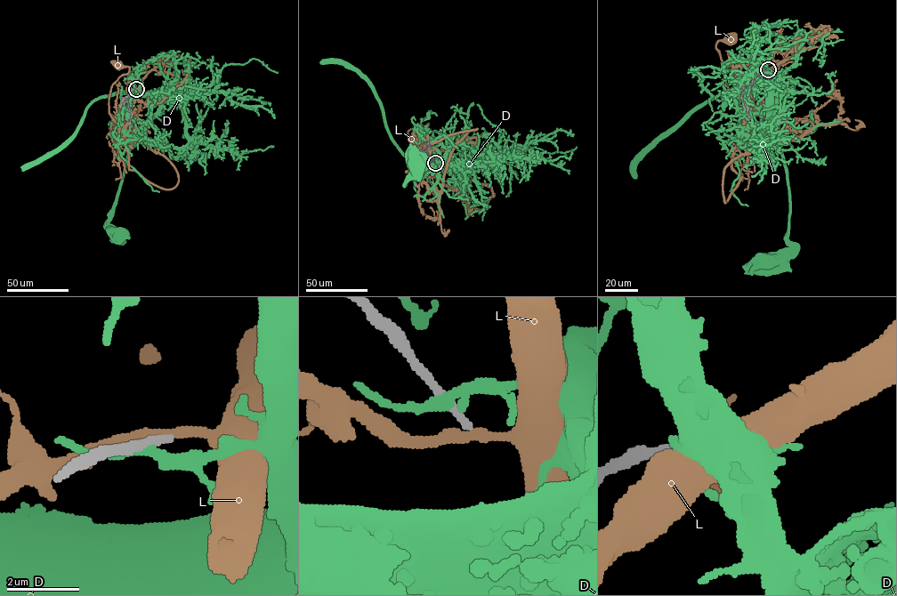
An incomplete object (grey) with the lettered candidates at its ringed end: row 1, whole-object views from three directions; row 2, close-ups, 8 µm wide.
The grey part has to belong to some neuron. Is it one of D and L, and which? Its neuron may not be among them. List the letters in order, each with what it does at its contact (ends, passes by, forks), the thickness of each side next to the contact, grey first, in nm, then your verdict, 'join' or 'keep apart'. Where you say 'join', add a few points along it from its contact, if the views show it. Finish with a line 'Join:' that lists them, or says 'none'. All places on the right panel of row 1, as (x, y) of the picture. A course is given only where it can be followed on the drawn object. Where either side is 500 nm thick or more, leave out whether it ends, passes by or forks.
D: it passes by | 320/320 nm | keep apart
L: it passes by | 240/280 nm | keep apart
Join: none

